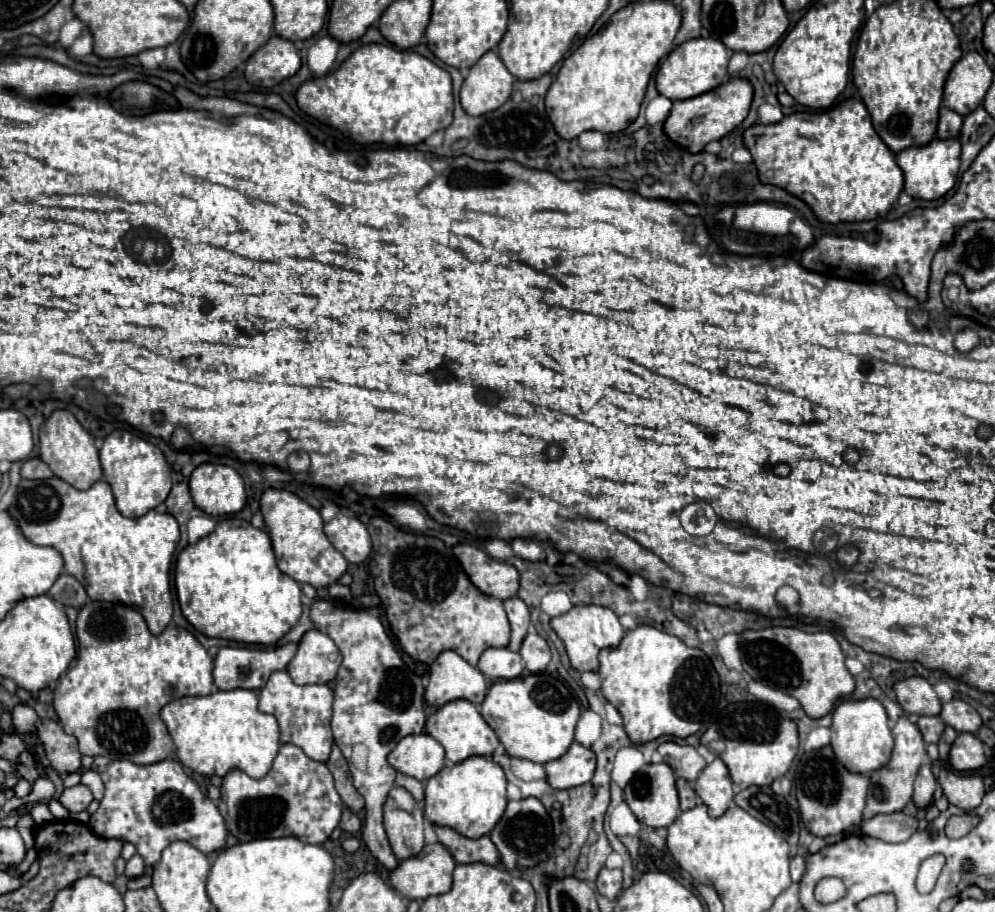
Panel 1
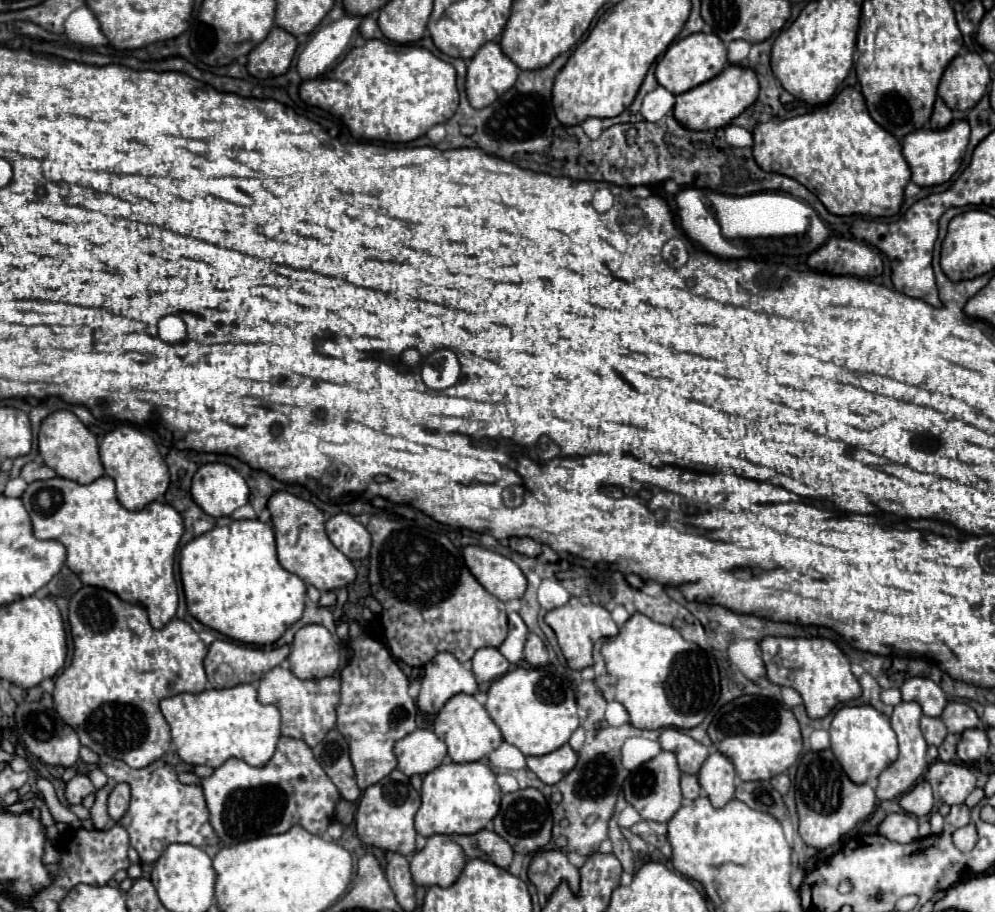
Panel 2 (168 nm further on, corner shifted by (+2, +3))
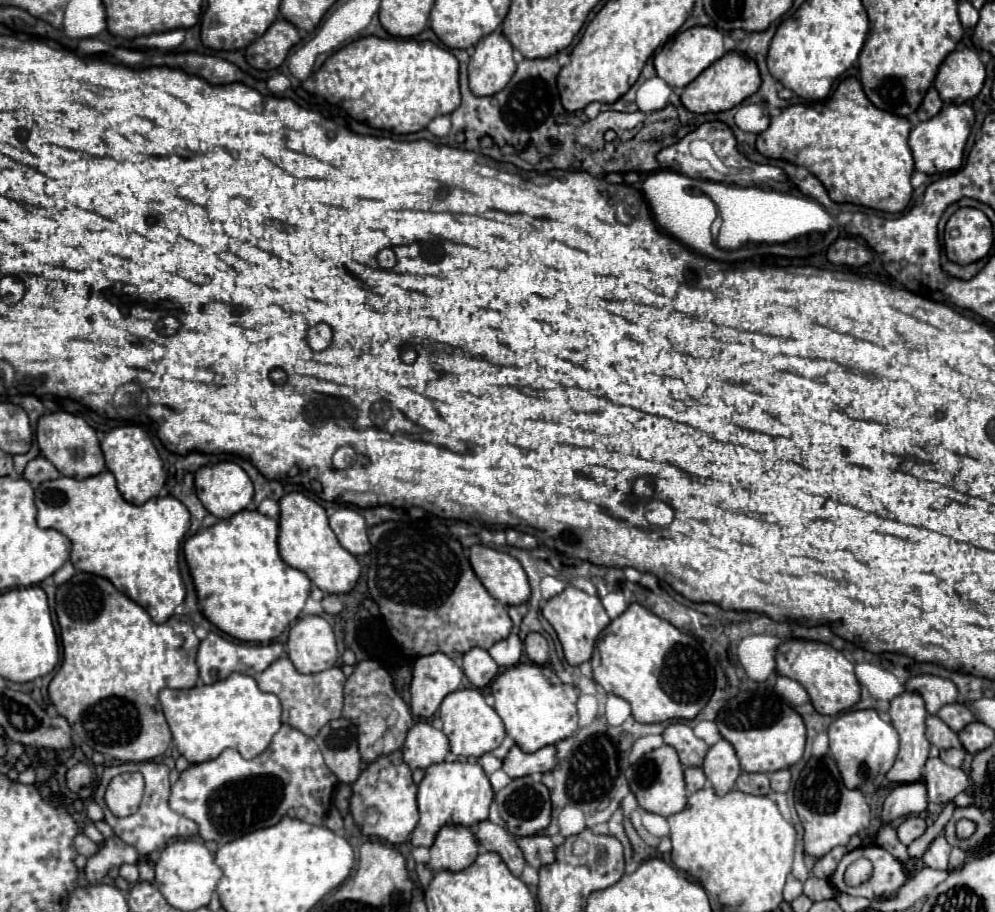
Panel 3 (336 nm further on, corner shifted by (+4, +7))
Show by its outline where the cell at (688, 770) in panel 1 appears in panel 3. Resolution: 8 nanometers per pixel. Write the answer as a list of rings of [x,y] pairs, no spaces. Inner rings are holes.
[[[671,723],[663,731],[663,739],[667,745],[677,749],[683,767],[701,767],[709,747],[705,741],[695,737],[691,727],[687,727],[683,723]]]

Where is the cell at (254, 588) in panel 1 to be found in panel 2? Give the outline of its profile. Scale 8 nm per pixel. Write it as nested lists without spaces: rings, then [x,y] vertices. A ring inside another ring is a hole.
[[[259,519],[229,521],[229,525],[221,525],[221,527],[215,525],[211,531],[191,539],[181,549],[179,573],[185,591],[187,611],[203,625],[241,643],[249,643],[249,645],[275,643],[287,631],[287,627],[291,627],[301,619],[305,609],[305,583],[297,575],[285,571],[279,565],[275,553],[273,527]]]

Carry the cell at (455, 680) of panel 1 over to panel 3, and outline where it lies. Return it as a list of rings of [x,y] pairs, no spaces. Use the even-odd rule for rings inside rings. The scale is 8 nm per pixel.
[[[433,653],[419,657],[411,679],[411,711],[417,717],[433,717],[445,695],[461,685],[463,671],[445,655]]]

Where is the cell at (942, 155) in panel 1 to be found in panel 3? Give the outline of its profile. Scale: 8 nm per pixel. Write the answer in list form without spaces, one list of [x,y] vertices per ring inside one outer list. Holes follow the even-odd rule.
[[[969,103],[945,105],[935,117],[917,123],[909,135],[909,147],[915,157],[915,169],[927,175],[957,171],[963,163],[963,149],[969,139],[973,123],[975,123],[975,111]]]

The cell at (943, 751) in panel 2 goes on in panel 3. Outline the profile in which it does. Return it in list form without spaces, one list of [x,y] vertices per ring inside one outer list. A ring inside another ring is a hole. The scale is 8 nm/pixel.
[[[959,747],[959,749],[945,749],[945,751],[941,751],[939,757],[941,757],[947,765],[951,765],[951,767],[961,767],[963,757],[965,757],[965,749],[963,749],[963,747]]]

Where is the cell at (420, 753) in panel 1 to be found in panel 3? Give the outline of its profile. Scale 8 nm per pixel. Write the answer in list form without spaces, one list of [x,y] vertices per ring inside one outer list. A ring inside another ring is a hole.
[[[425,721],[413,725],[403,743],[403,761],[411,769],[427,769],[435,763],[441,763],[447,753],[449,753],[447,735]]]

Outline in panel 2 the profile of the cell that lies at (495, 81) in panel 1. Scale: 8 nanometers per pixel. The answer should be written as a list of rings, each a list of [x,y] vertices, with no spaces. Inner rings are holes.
[[[485,43],[467,67],[467,99],[471,107],[489,107],[499,95],[509,91],[519,75],[515,63],[503,55],[499,43]]]

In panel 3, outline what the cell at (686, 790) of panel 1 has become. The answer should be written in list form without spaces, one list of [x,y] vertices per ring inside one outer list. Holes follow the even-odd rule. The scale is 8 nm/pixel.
[[[689,767],[689,769],[685,769],[685,783],[687,783],[687,791],[689,793],[695,793],[695,791],[699,791],[699,789],[705,787],[707,777],[705,777],[703,769]]]

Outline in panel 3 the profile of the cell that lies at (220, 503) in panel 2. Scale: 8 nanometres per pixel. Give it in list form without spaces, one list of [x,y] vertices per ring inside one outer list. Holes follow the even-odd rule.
[[[231,461],[217,463],[215,467],[201,467],[195,475],[195,489],[197,489],[197,497],[201,499],[205,509],[219,519],[229,519],[237,511],[243,511],[253,499],[251,479],[237,463],[231,463]]]

